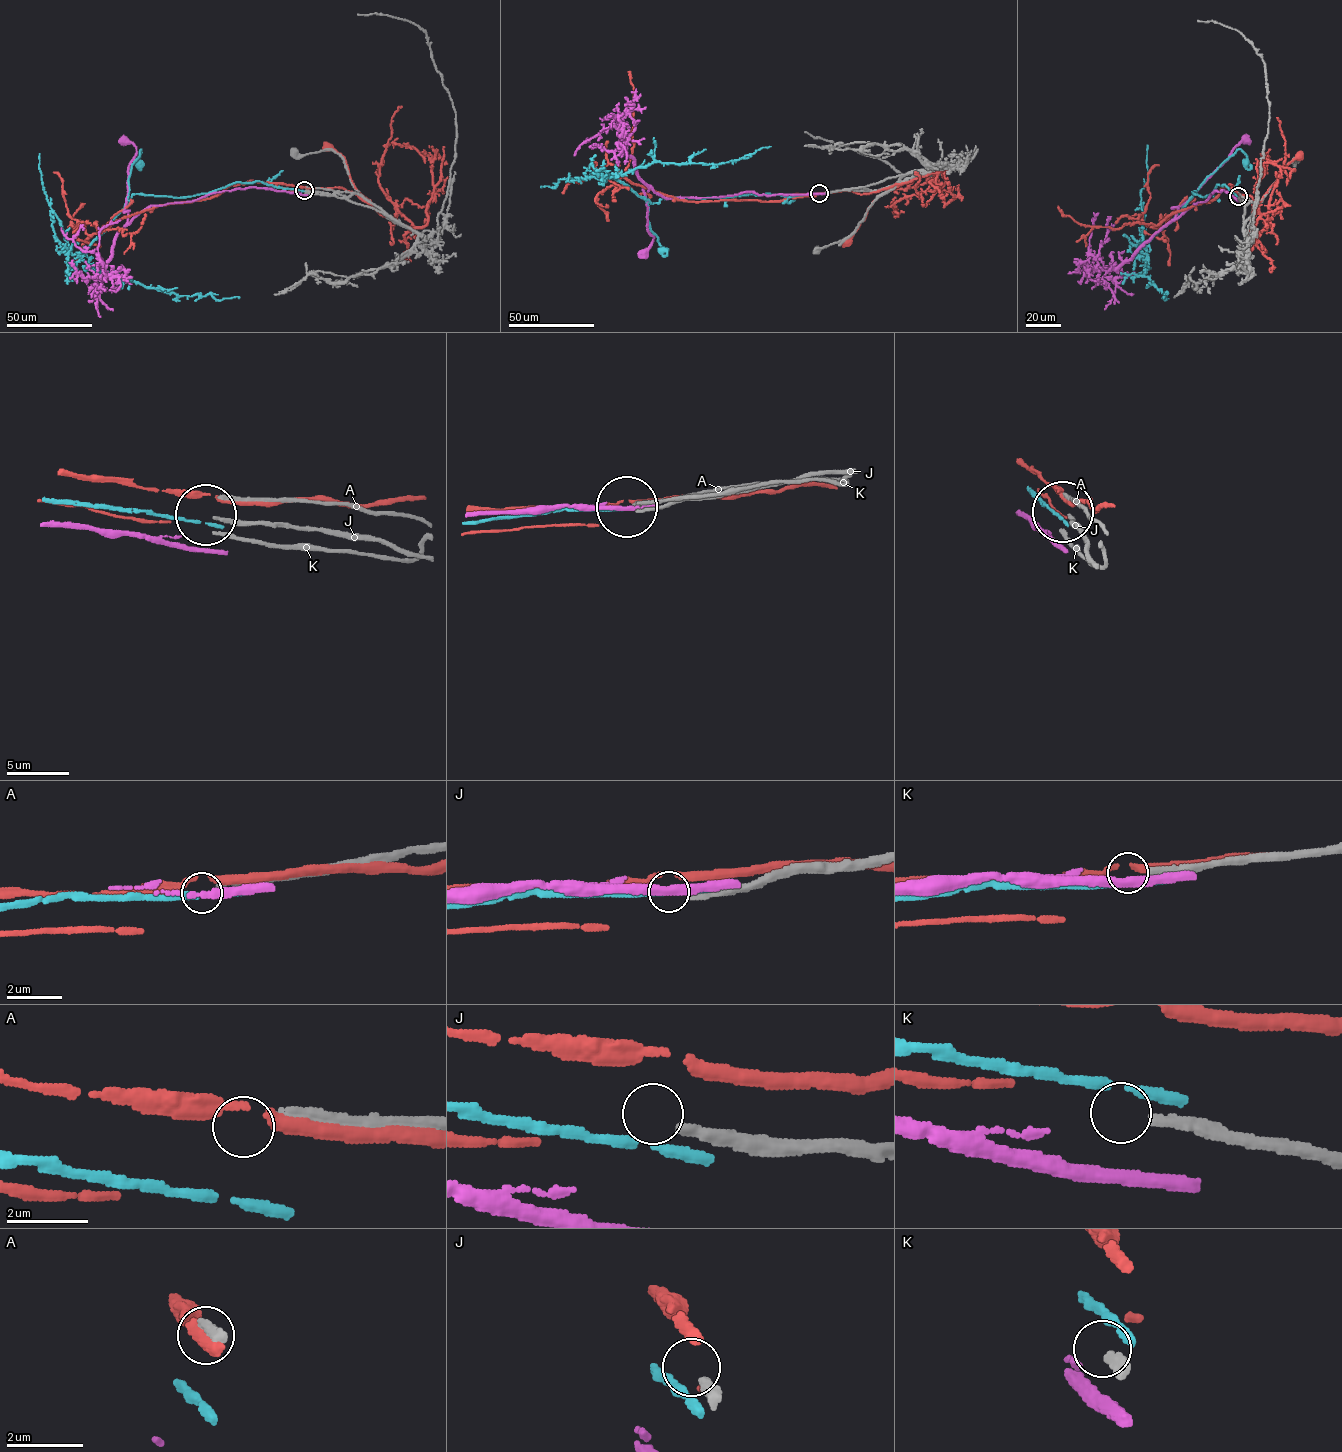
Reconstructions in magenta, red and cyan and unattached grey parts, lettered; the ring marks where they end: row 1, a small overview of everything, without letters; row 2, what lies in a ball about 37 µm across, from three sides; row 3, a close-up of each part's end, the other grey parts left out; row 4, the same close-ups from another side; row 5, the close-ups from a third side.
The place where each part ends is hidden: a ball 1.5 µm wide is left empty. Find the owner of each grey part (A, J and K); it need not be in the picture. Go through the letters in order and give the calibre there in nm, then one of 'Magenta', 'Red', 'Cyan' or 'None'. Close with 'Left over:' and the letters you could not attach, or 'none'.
A: Thickness 240 nm. None
J: Thickness 280 nm. None
K: Thickness 260 nm. None
Left over: A, J, K

